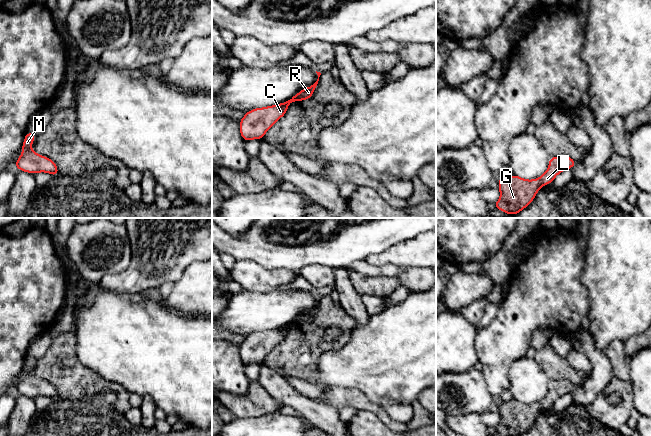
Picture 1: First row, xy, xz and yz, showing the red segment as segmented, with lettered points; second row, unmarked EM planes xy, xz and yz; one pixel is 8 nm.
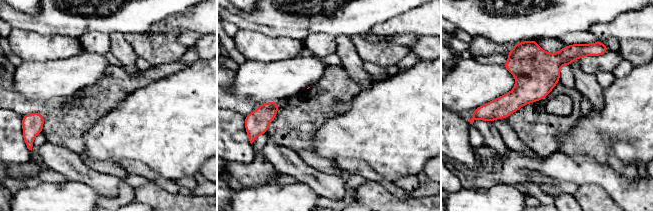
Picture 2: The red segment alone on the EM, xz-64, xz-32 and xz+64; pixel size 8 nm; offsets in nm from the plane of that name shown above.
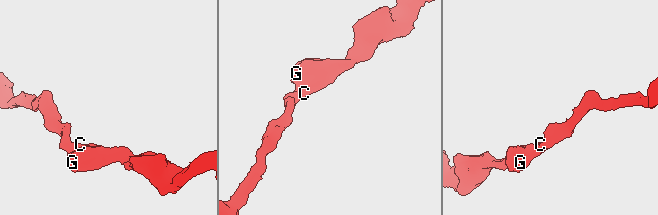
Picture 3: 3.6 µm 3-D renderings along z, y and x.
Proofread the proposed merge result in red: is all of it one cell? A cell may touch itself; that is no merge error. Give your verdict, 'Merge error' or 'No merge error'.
No merge error

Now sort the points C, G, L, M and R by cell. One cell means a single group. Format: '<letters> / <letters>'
C G L M R

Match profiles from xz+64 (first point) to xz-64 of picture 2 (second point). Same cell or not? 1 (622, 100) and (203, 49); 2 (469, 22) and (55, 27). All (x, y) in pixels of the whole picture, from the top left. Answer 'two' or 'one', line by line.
1: two
2: one

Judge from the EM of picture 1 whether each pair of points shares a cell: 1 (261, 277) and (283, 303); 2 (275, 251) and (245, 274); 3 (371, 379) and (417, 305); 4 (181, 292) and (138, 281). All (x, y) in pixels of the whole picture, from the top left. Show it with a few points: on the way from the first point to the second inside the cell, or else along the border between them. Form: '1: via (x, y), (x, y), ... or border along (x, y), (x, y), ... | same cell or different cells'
1: border along (275, 289), (268, 291), (248, 290) | different cells
2: border along (237, 261), (254, 261), (265, 268), (281, 269) | different cells
3: via (389, 361), (417, 333), (417, 323) | same cell
4: border along (188, 265), (182, 275), (173, 283) | different cells

